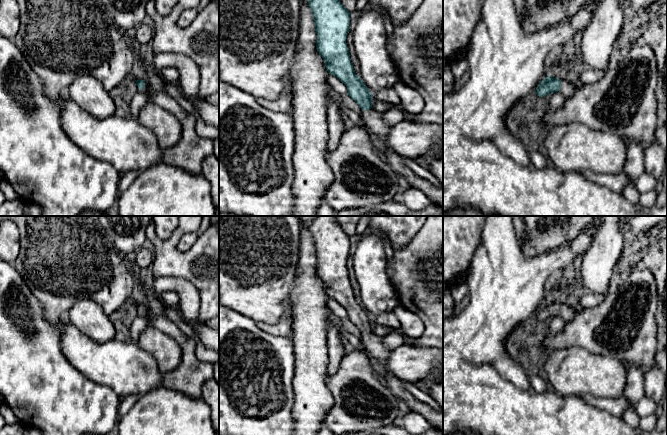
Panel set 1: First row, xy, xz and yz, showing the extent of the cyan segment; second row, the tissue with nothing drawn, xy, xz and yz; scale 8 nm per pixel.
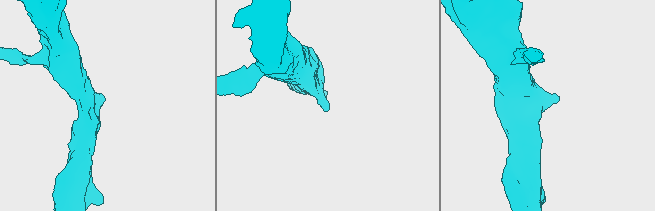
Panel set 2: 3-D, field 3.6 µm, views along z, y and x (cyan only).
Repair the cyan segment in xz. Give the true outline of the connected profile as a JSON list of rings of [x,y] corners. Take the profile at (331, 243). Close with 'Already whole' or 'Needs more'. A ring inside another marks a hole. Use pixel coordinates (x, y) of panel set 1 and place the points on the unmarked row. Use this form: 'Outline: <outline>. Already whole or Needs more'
Outline: [[[317,216],[314,221],[308,224],[308,230],[313,238],[315,255],[317,258],[316,273],[323,282],[327,295],[345,308],[348,313],[347,319],[349,319],[361,332],[362,335],[360,336],[360,340],[362,346],[369,357],[374,361],[381,374],[385,377],[387,387],[397,399],[404,401],[413,412],[422,415],[433,427],[443,430],[443,410],[435,410],[431,406],[416,399],[411,393],[404,389],[402,381],[391,375],[386,369],[387,359],[391,350],[384,345],[383,337],[377,336],[372,332],[372,317],[360,301],[356,299],[351,286],[349,273],[346,267],[350,249],[350,236],[340,226],[335,216]]]. Needs more

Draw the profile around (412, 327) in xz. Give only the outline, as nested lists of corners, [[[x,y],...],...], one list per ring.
[[[400,305],[394,313],[400,323],[399,330],[407,340],[415,340],[423,335],[424,323],[419,316]]]

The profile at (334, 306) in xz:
[[[329,298],[327,301],[327,306],[332,313],[342,319],[346,319],[348,317],[348,313],[344,307],[342,307],[337,301]]]

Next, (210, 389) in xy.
[[[213,378],[202,385],[201,397],[211,409],[212,426],[219,432],[219,384]]]

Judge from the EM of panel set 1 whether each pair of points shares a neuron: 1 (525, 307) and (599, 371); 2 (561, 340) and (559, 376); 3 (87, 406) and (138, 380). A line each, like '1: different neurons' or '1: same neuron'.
1: different neurons
2: different neurons
3: different neurons

